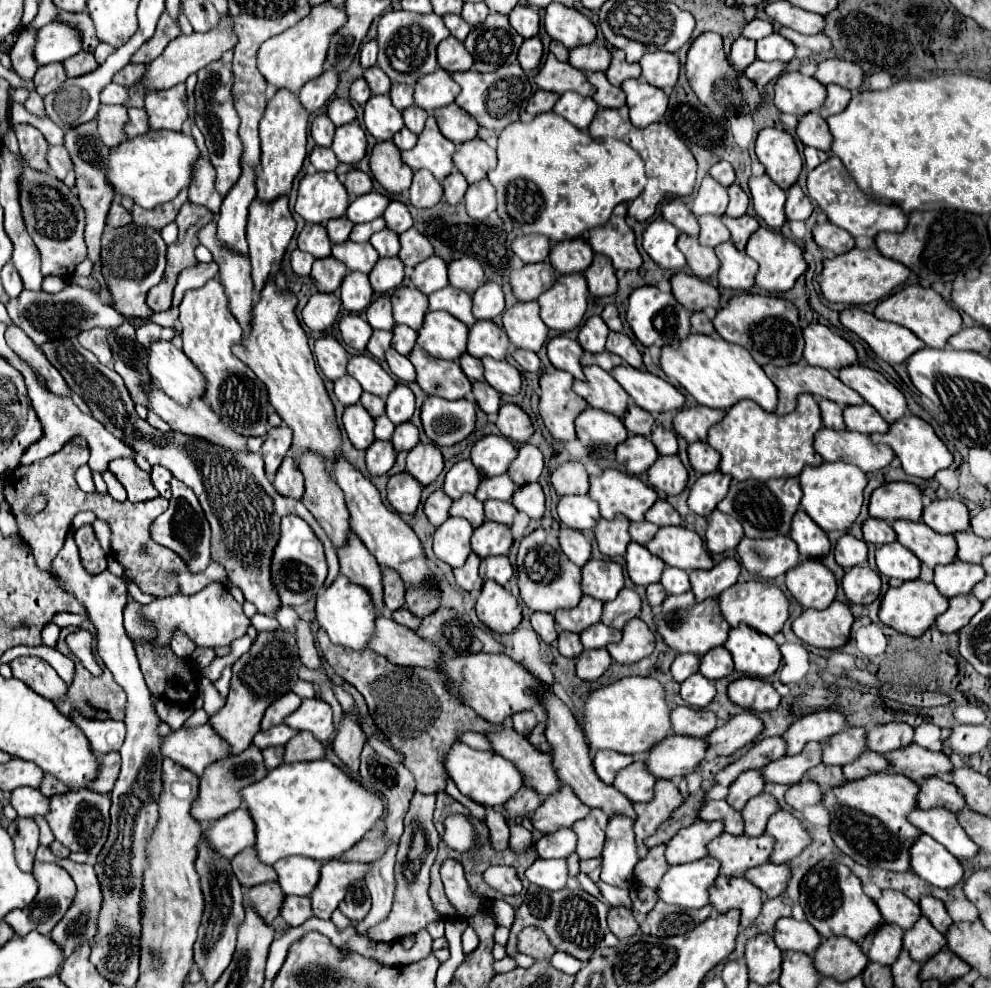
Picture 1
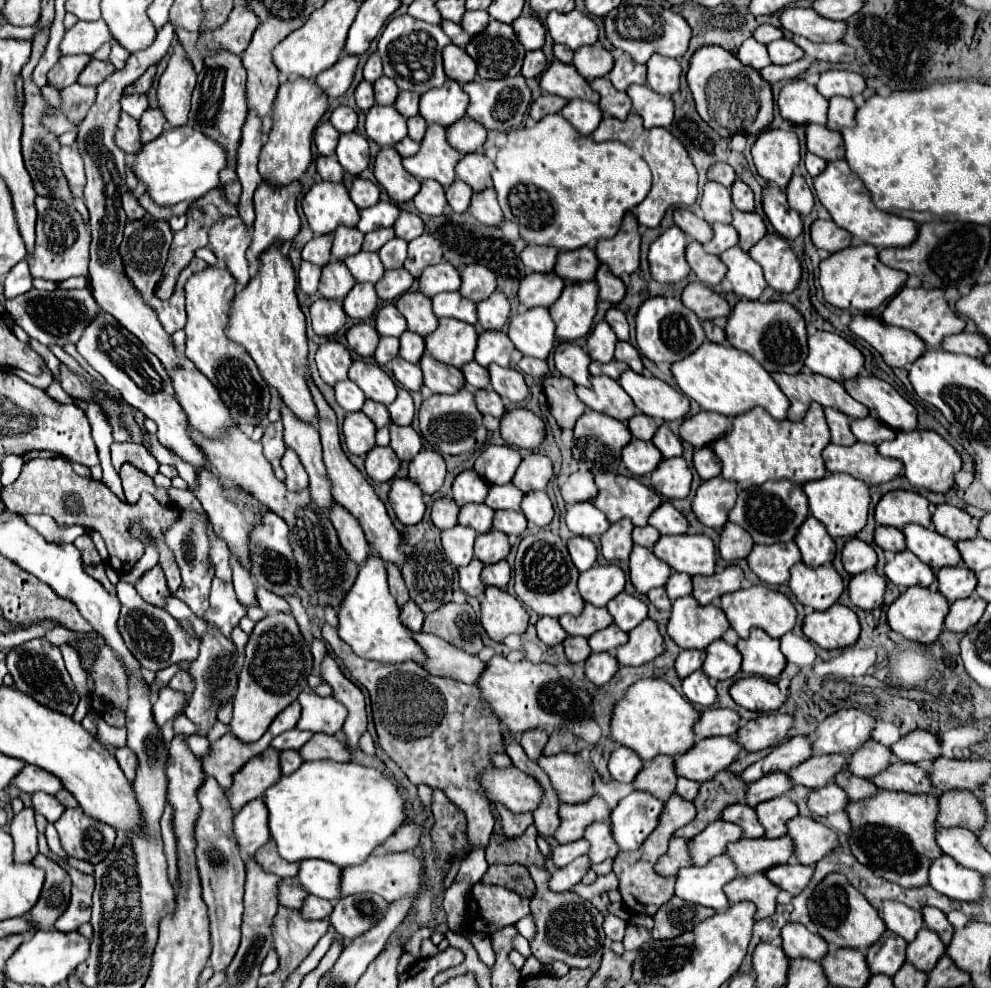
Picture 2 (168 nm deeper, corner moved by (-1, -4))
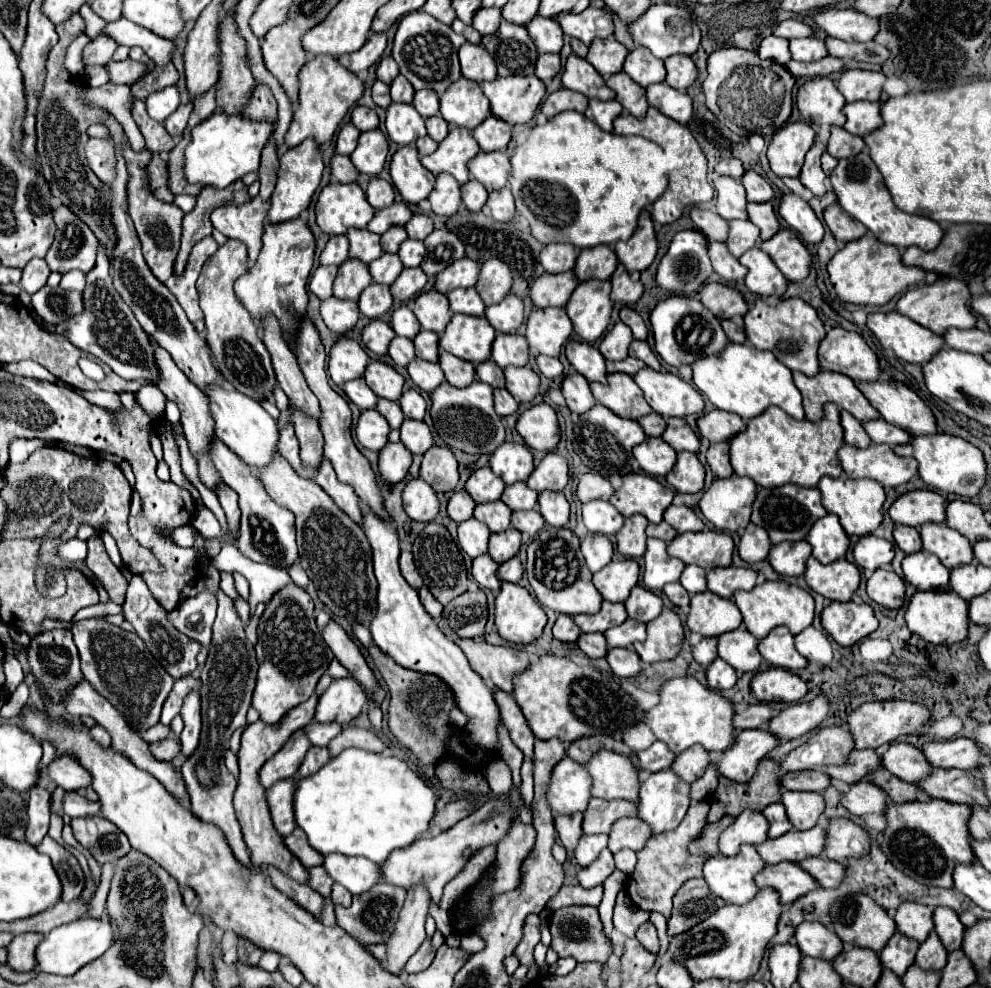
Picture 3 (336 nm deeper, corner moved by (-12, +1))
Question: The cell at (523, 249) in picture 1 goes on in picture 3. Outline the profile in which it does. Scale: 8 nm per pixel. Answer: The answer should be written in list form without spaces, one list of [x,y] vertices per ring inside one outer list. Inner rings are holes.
[[[548,244],[540,252],[540,264],[548,274],[560,274],[574,268],[578,250],[572,244]]]

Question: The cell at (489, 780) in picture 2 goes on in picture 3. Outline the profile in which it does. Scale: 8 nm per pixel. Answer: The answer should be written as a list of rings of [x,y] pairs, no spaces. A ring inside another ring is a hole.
[[[564,756],[552,770],[550,778],[548,802],[552,806],[552,812],[558,814],[584,812],[592,798],[590,788],[592,778],[588,776],[588,770],[582,764],[568,760],[568,756]]]

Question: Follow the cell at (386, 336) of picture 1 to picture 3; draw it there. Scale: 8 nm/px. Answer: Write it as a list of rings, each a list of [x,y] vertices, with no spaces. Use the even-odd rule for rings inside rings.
[[[396,336],[396,338],[390,342],[388,356],[394,360],[394,364],[398,364],[398,366],[408,366],[408,364],[416,358],[412,340],[402,338],[402,336]]]

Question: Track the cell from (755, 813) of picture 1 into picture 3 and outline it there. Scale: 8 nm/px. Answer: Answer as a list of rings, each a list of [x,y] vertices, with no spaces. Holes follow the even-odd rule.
[[[790,792],[782,794],[782,804],[796,830],[808,830],[816,826],[818,816],[824,812],[824,798],[818,792]]]

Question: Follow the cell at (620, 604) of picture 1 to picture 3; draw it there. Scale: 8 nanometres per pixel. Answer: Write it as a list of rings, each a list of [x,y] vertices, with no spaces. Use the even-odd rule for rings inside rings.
[[[634,586],[630,598],[624,602],[624,606],[626,606],[630,618],[636,618],[640,622],[650,622],[650,620],[658,618],[662,612],[662,598],[642,586]]]

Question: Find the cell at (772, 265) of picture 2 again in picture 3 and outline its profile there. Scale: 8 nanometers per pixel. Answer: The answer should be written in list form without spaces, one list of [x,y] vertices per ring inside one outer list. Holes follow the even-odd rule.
[[[778,230],[770,240],[760,242],[760,250],[774,260],[790,282],[800,282],[808,276],[812,256],[794,230]]]

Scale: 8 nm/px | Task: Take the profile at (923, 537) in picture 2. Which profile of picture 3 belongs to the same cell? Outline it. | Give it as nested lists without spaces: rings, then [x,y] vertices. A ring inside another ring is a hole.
[[[944,522],[920,526],[920,536],[924,550],[938,556],[948,570],[968,564],[974,558],[970,542],[960,532],[948,528]]]

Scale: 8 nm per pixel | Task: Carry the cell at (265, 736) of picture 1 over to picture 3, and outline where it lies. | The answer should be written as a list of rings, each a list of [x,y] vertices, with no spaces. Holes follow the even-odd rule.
[[[310,722],[306,728],[306,736],[310,738],[310,742],[314,744],[314,746],[328,746],[328,742],[336,736],[336,734],[340,734],[342,732],[342,726],[340,724],[334,724],[334,722],[330,722],[330,724],[318,724],[318,722]]]

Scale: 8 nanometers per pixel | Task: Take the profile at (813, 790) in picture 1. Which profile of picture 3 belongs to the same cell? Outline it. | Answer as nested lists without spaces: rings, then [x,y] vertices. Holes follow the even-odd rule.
[[[856,782],[848,788],[846,796],[842,796],[842,806],[848,808],[856,816],[864,814],[884,814],[890,804],[888,794],[872,782]]]

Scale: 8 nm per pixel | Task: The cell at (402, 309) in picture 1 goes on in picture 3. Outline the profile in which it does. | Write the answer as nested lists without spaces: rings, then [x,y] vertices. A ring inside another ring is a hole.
[[[436,290],[422,292],[414,300],[414,314],[424,330],[432,330],[442,334],[446,324],[452,318],[452,312],[448,308],[448,298]]]

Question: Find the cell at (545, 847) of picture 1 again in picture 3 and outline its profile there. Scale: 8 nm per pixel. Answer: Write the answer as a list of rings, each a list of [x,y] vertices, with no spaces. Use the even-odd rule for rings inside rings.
[[[594,834],[594,836],[582,836],[578,848],[574,850],[574,856],[578,860],[580,866],[588,866],[592,864],[592,860],[596,860],[596,856],[608,848],[608,834]]]

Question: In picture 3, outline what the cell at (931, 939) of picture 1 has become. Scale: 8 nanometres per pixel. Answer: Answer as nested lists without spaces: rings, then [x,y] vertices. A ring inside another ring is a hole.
[[[930,932],[930,936],[926,938],[926,942],[920,944],[918,954],[916,954],[916,964],[922,970],[932,970],[932,972],[940,972],[946,964],[946,948],[942,948],[942,942],[938,938],[936,932]]]

